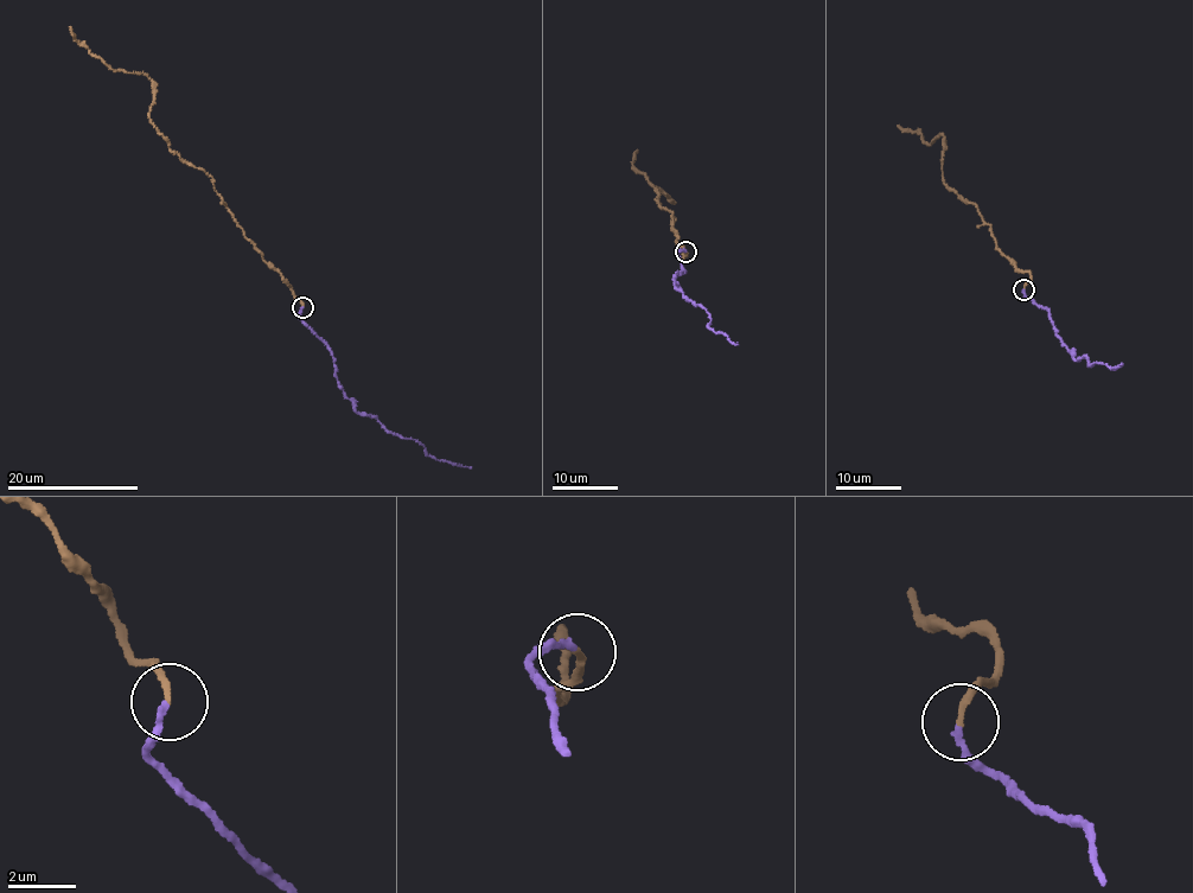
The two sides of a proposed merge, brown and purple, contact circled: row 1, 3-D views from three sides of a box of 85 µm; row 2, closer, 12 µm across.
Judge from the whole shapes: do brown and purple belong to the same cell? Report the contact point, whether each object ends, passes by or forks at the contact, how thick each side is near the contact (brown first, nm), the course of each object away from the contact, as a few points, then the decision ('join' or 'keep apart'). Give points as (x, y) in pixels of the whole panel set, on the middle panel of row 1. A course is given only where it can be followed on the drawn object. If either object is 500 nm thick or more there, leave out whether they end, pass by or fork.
place (686, 252); brown ends; purple ends; calibres 170 and 190 nm; course brown (686, 252), (683, 261), (670, 228), (675, 219), (655, 198), (655, 187), (672, 202), (633, 167), (637, 150); course purple (686, 252), (676, 255), (684, 272), (672, 276), (675, 286), (707, 311), (709, 329), (737, 343); join

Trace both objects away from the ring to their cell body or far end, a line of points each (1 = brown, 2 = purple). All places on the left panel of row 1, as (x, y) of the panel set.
1: (304, 307), (225, 208), (212, 178), (168, 147), (153, 126), (152, 81), (113, 69), (72, 37), (70, 26)
2: (304, 307), (300, 319), (329, 346), (339, 388), (357, 412), (413, 439), (429, 455), (471, 467)

